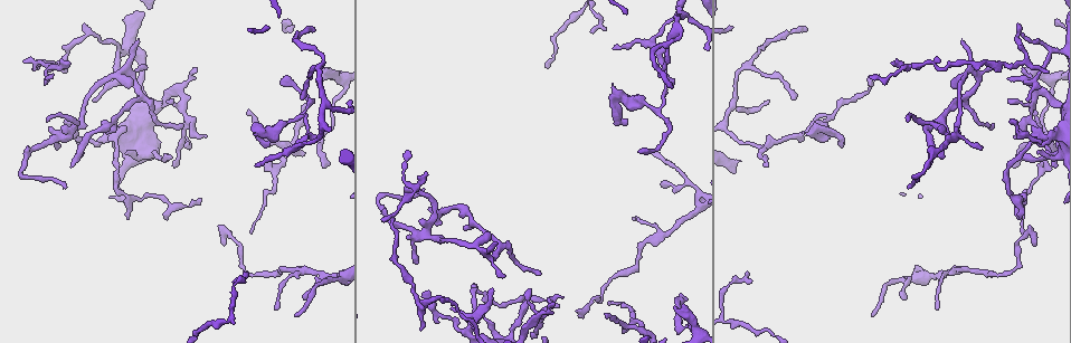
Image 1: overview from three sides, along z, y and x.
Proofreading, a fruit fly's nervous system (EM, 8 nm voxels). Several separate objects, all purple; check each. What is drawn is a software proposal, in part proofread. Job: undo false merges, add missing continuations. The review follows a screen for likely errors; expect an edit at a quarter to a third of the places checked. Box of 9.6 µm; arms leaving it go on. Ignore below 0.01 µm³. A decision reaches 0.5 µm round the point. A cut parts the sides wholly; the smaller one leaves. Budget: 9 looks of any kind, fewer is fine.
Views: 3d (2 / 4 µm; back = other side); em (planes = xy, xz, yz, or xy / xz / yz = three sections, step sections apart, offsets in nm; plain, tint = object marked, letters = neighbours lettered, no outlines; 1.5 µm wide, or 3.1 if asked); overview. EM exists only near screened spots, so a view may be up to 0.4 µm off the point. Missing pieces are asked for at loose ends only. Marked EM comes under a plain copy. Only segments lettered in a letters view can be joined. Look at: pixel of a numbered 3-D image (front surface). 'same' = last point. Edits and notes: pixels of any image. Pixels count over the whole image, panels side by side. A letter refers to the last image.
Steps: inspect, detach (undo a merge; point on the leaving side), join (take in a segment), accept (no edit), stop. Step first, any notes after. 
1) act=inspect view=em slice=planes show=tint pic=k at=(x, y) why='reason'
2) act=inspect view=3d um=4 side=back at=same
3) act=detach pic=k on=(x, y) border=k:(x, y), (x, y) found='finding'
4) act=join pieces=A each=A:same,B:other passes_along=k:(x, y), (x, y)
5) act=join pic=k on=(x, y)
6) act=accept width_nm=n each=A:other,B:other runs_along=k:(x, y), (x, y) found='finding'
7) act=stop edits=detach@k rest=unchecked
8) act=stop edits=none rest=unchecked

act=inspect view=3d um=2 pic=1 at=(894, 63) why='an open end'

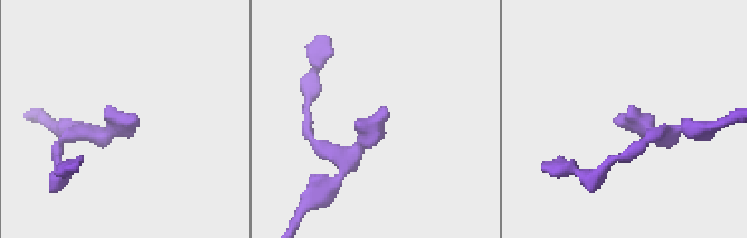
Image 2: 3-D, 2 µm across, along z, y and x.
act=inspect view=em slice=planes show=tint pic=2 at=(381, 113)

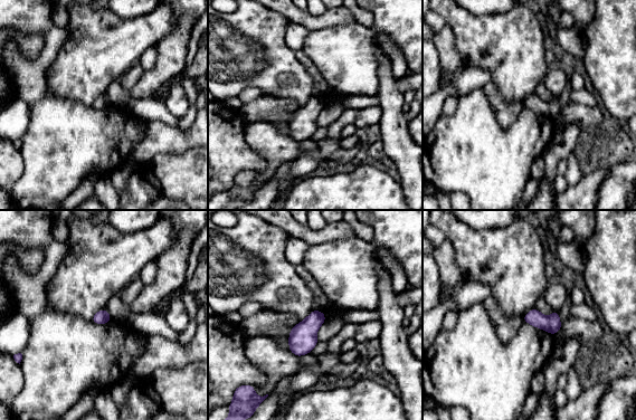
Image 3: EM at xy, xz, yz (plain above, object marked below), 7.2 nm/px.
act=inspect view=em slice=planes show=letters at=same why='what lies round it'

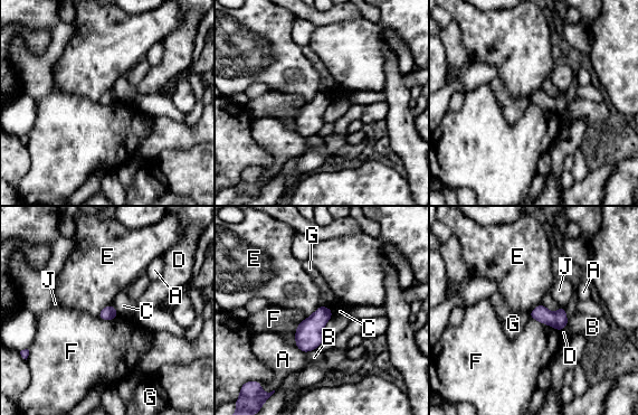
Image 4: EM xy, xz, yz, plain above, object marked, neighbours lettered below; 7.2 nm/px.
act=accept each=A:other,B:other,C:other,D:other,E:other,F:other,G:other,J:other border=4:(530, 316), (553, 326), (560, 331) found='no lettered segment goes on from it'

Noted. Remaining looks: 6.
act=inspect view=em slice=xy step=8 show=tint pic=1 at=(427, 234) why='three-way junction'

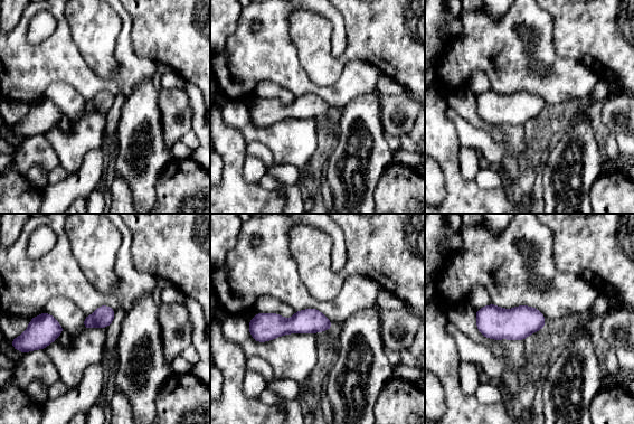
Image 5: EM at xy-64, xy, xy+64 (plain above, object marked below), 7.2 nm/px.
act=inspect view=em slice=planes show=tint at=same

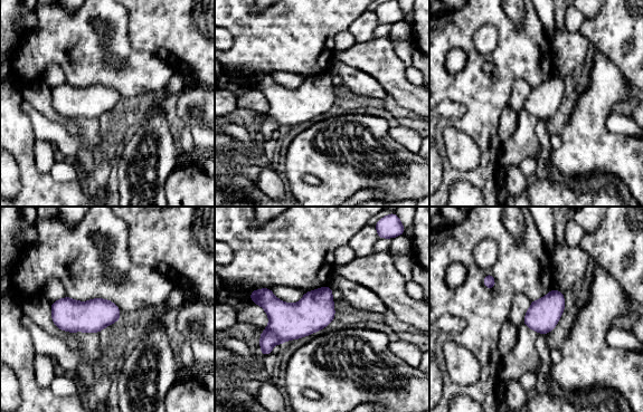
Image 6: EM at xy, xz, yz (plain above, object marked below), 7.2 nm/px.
act=inspect view=em slice=planes show=letters at=same why='see the neighbours'

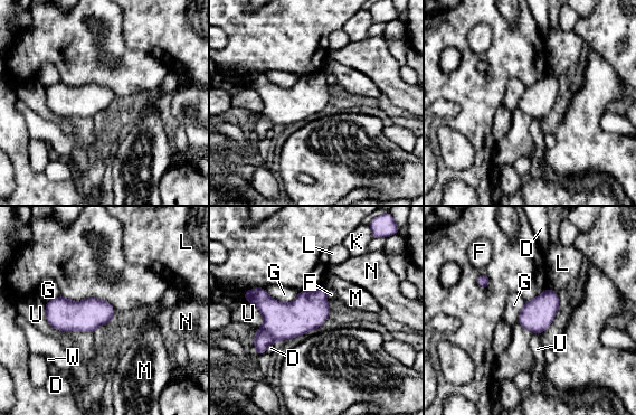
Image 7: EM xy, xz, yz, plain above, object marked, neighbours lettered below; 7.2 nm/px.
act=accept each=D:other,F:other,G:other,K:other,L:other,M:other,N:other,U:other,W:other border=7:(326, 290), (328, 300) found='all the same neuron'

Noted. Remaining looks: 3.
act=inspect view=3d um=2 pic=1 at=(495, 242) why='an open end'

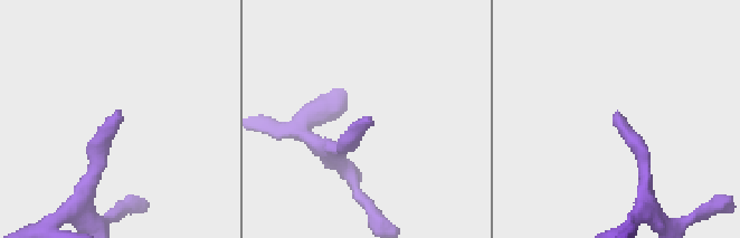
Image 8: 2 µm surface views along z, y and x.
act=inspect view=em slice=xz step=8 show=letters pic=8 at=(369, 117) why='need the tissue'

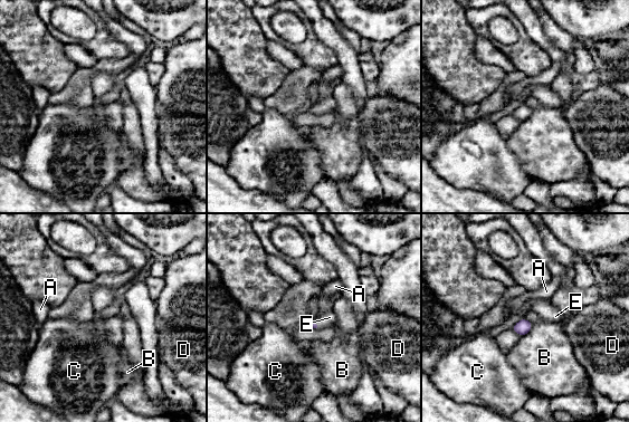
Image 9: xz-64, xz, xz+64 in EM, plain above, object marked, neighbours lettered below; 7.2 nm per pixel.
act=inspect view=em slice=planes show=letters at=same why='cut it another way'

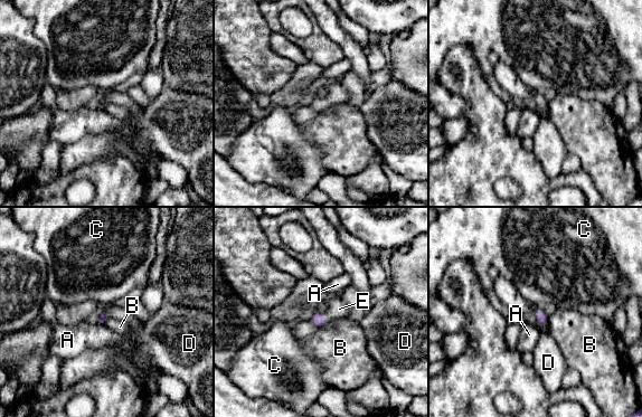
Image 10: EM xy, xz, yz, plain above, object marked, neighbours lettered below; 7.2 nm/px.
act=join pic=10 on=(337, 309) each=A:other,B:other,C:other,D:other,E:same found='the neuron continues'

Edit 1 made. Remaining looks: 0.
act=stop edits=join@10 rest=unchecked

